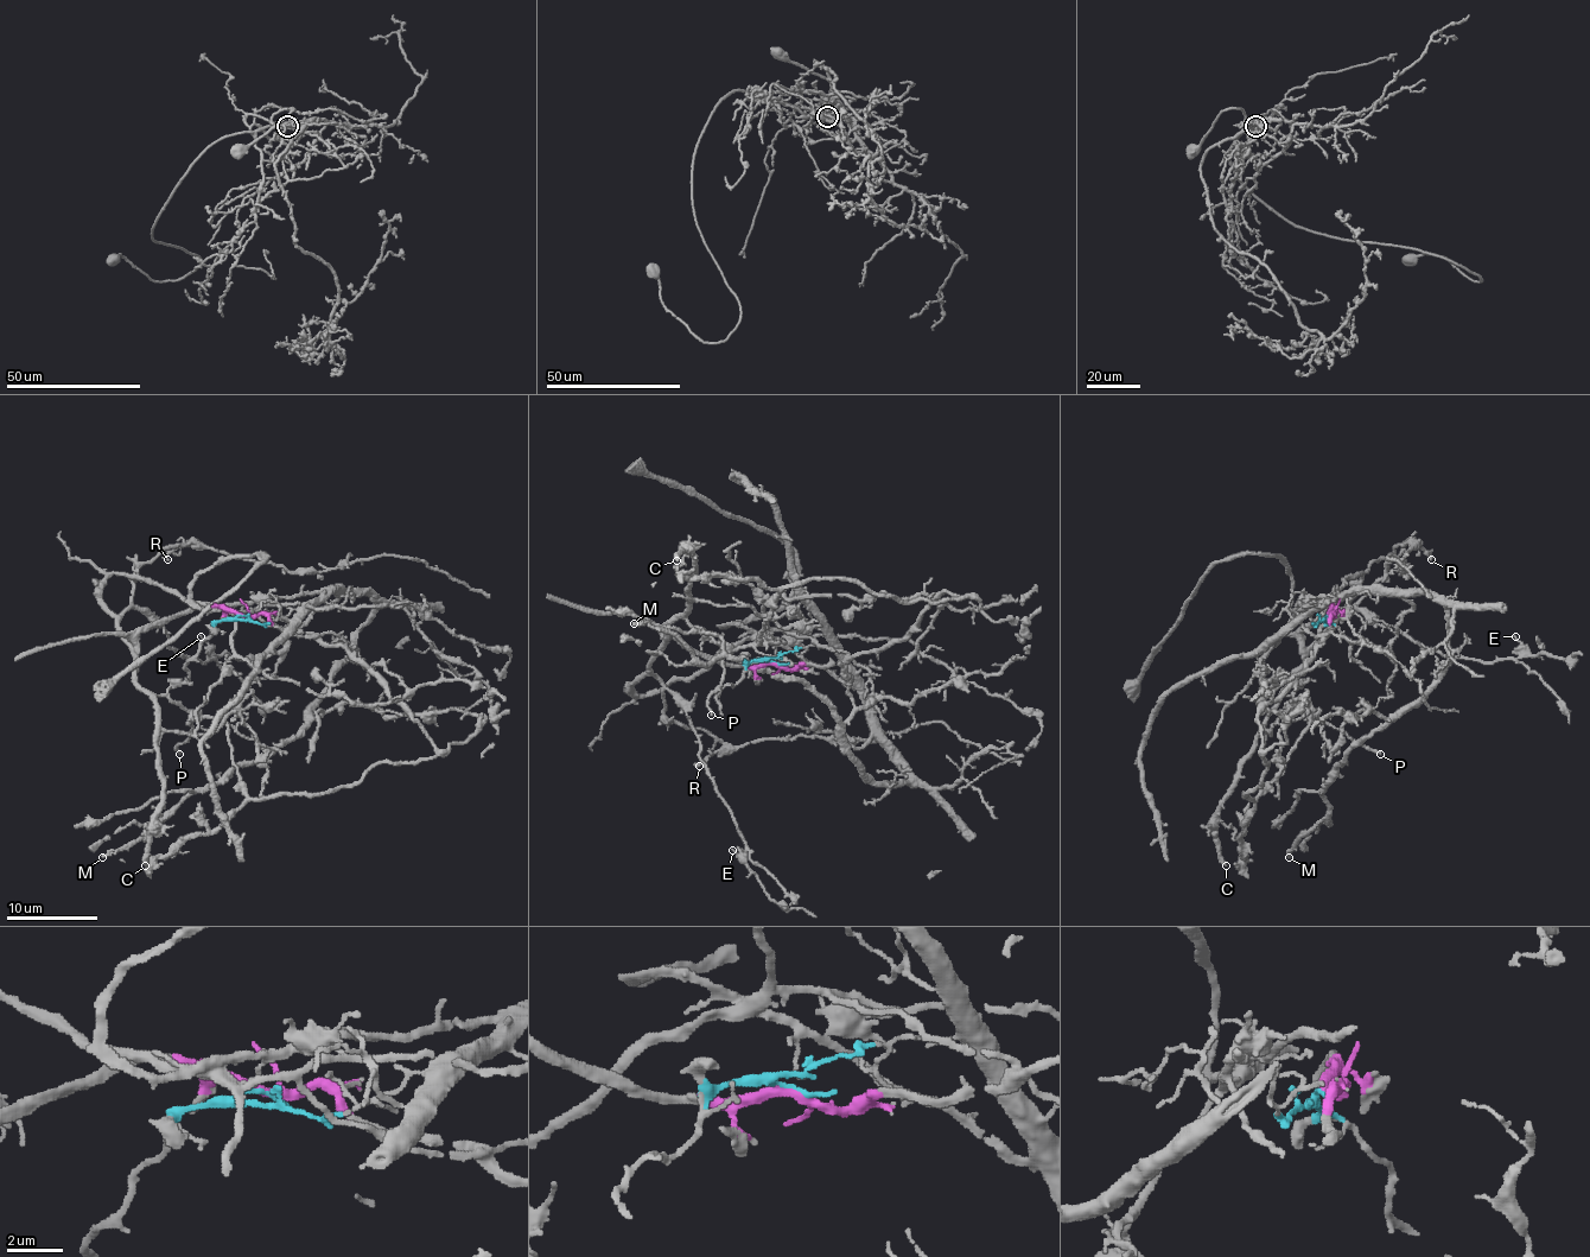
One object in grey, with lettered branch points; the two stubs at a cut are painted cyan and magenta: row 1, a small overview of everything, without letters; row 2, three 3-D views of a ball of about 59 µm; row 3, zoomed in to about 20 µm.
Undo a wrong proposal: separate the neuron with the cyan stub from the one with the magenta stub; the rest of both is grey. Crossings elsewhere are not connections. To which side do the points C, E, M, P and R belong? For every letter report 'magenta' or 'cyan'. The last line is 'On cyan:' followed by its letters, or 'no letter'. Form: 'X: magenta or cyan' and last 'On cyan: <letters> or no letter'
C: magenta
E: magenta
M: cyan
P: magenta
R: magenta
On cyan: M

